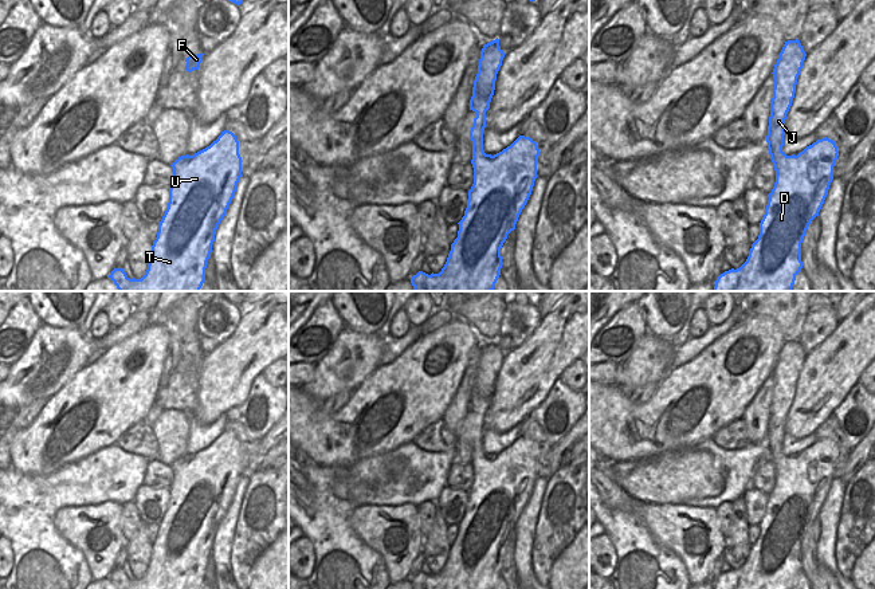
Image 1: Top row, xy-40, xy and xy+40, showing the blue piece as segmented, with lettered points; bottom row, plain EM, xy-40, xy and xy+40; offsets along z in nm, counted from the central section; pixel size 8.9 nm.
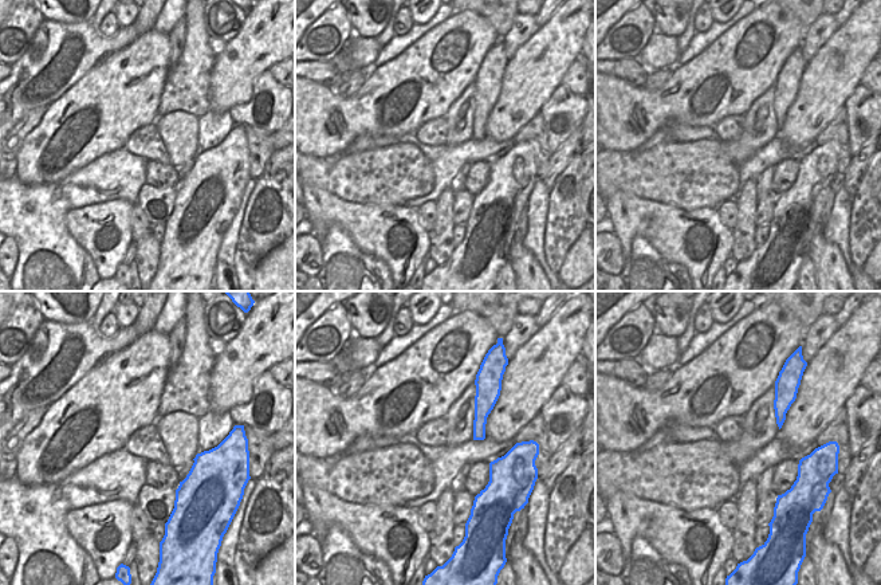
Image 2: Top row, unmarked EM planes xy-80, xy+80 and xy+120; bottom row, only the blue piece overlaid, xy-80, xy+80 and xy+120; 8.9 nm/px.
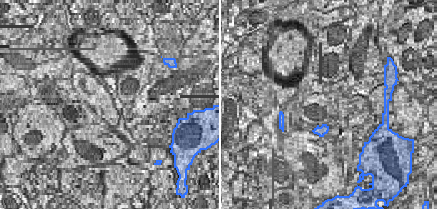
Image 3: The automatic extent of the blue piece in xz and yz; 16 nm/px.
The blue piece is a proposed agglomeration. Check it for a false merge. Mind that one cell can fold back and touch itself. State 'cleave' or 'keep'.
keep

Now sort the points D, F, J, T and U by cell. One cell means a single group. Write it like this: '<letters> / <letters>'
D F J T U

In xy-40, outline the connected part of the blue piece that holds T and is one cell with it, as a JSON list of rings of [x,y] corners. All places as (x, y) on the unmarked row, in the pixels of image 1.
[[[224,431],[205,449],[181,456],[172,466],[173,484],[168,508],[158,525],[150,562],[141,580],[130,580],[123,569],[114,569],[109,578],[117,589],[201,589],[211,558],[216,530],[227,514],[242,478],[242,458],[236,436]]]

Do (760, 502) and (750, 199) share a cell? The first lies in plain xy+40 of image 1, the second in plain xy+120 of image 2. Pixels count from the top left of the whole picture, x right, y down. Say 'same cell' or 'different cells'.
different cells

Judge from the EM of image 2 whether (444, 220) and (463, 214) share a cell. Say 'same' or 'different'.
different

